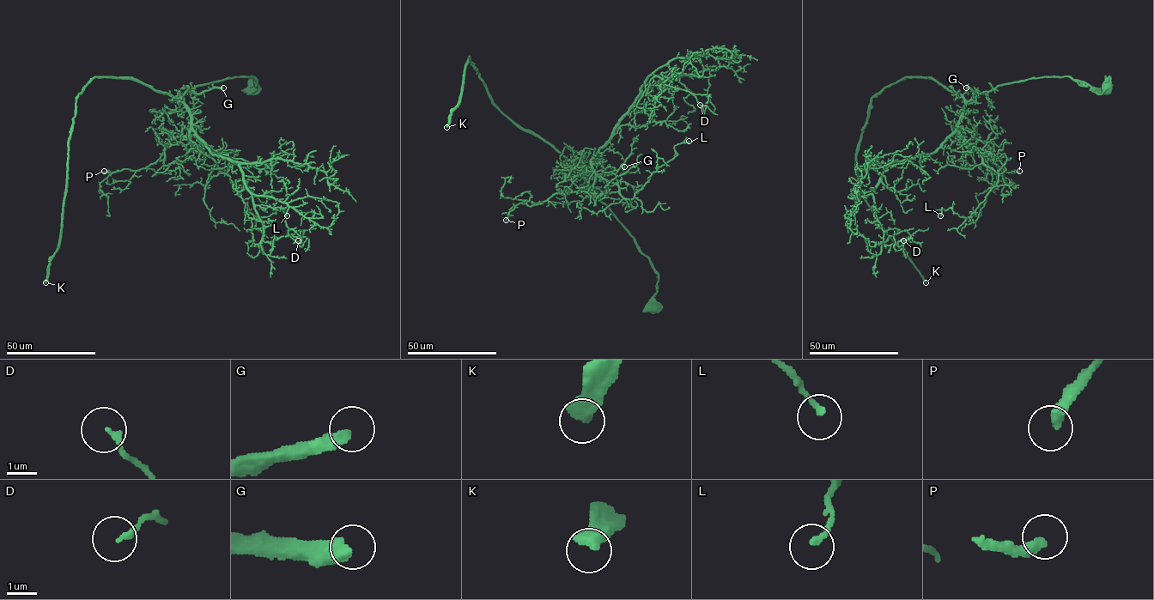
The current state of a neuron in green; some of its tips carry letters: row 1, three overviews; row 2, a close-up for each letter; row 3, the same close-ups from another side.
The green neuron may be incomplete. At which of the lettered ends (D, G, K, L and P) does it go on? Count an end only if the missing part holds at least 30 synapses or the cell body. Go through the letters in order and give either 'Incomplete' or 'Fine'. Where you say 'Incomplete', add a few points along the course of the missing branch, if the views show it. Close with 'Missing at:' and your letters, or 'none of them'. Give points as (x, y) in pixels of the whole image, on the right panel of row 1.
D: Fine
G: Incomplete. Course of what is missing: (966, 87), (965, 90), (938, 87), (936, 76), (926, 68), (929, 57), (922, 71)
K: Incomplete
L: Fine
P: Fine
Missing at: G, K

